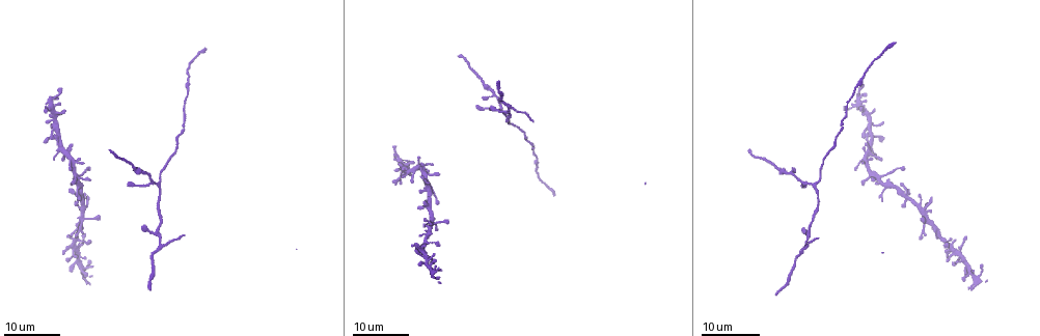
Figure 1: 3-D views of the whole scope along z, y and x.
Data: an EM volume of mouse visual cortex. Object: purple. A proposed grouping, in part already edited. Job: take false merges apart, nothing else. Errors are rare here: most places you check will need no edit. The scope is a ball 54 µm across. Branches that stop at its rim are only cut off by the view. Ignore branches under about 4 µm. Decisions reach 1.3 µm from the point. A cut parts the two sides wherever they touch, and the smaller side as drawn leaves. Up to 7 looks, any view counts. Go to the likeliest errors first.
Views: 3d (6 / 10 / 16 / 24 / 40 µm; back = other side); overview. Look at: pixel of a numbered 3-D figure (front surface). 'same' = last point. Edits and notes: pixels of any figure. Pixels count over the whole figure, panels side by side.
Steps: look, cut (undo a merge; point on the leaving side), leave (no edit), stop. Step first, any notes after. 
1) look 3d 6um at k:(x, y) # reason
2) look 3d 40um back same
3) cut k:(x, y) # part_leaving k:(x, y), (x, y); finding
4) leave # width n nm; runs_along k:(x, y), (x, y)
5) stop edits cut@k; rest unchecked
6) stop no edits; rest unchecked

look 3d 24um at 1:(878, 177) # small branch off a trunk

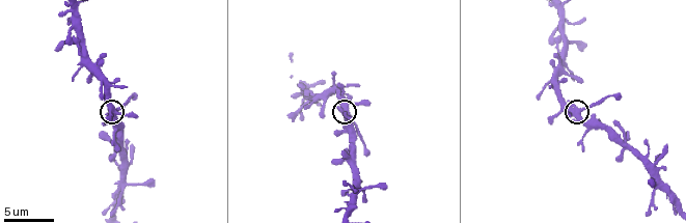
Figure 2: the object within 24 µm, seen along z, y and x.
look 3d 10um at 2:(581, 111) # zoom in

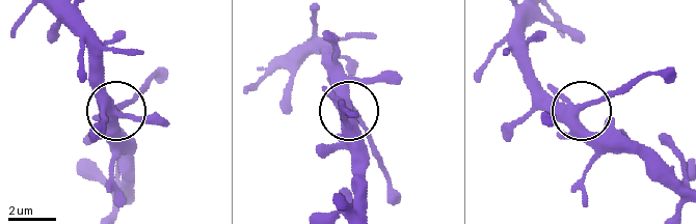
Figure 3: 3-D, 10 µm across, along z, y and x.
cut 3:(137, 90) # part_leaving 3:(584, 107), (648, 76), (675, 76); a second neuron is stuck on

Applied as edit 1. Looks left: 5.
look overview

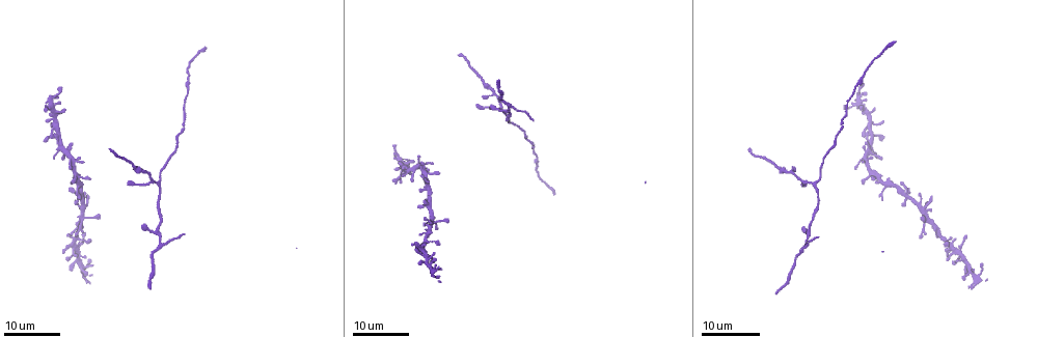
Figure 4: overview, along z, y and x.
look 3d 24um at 4:(164, 245) # two arms in line, one across

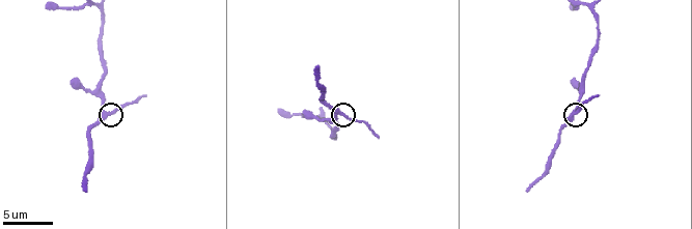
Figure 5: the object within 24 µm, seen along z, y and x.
look 3d 6um at 5:(341, 110)

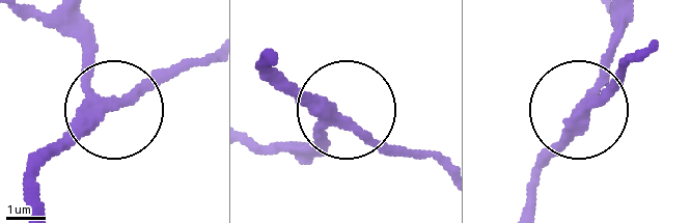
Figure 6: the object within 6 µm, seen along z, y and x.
leave # runs_along 6:(80, 12), (80, 73), (104, 109), (34, 178); continuous, no second neuron

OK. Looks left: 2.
look 3d 10um at 5:(323, 115) # two arms in line, one across

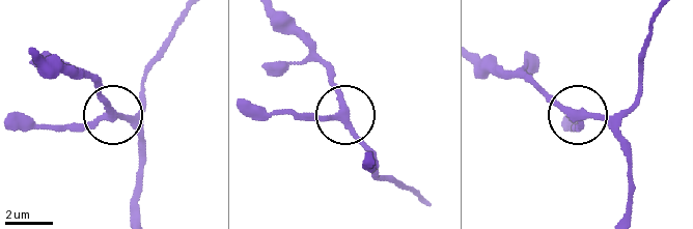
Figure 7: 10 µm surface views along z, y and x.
leave # width 280 nm; runs_along 7:(15, 112), (43, 123), (102, 119), (114, 112), (102, 78); one neuron here

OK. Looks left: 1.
stop edits cut@3; rest unchecked

